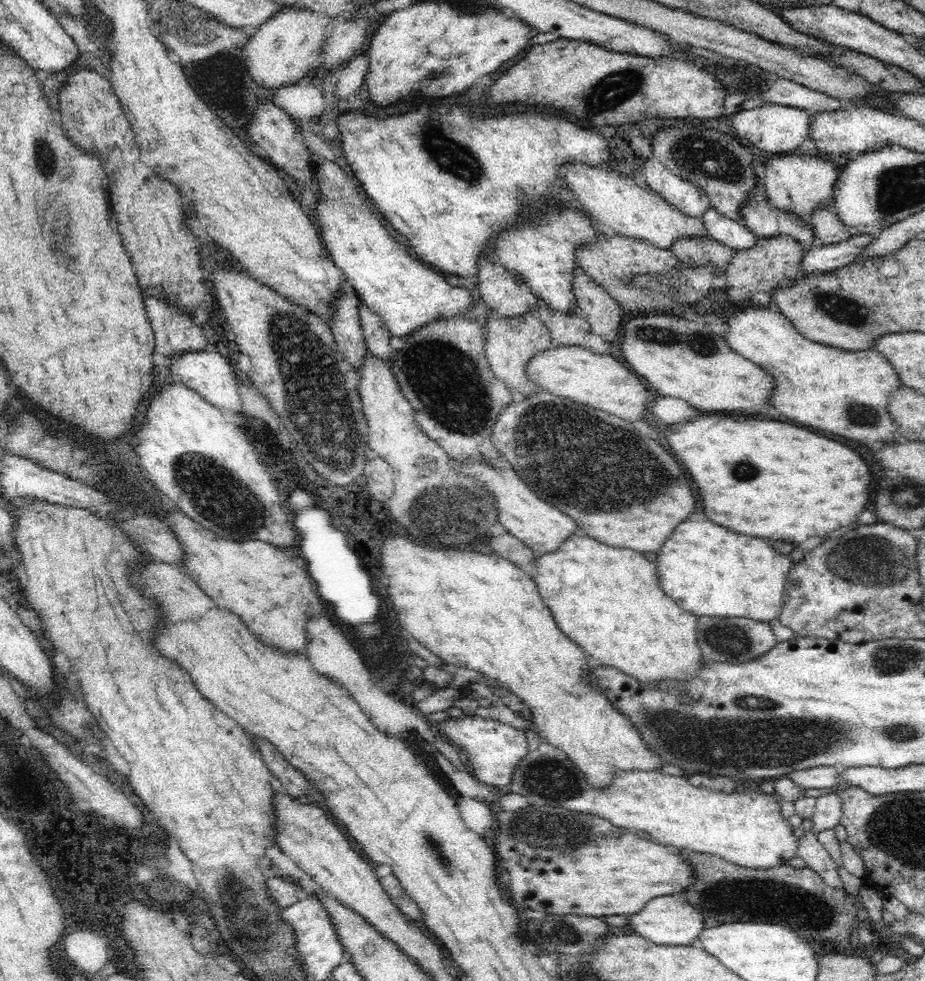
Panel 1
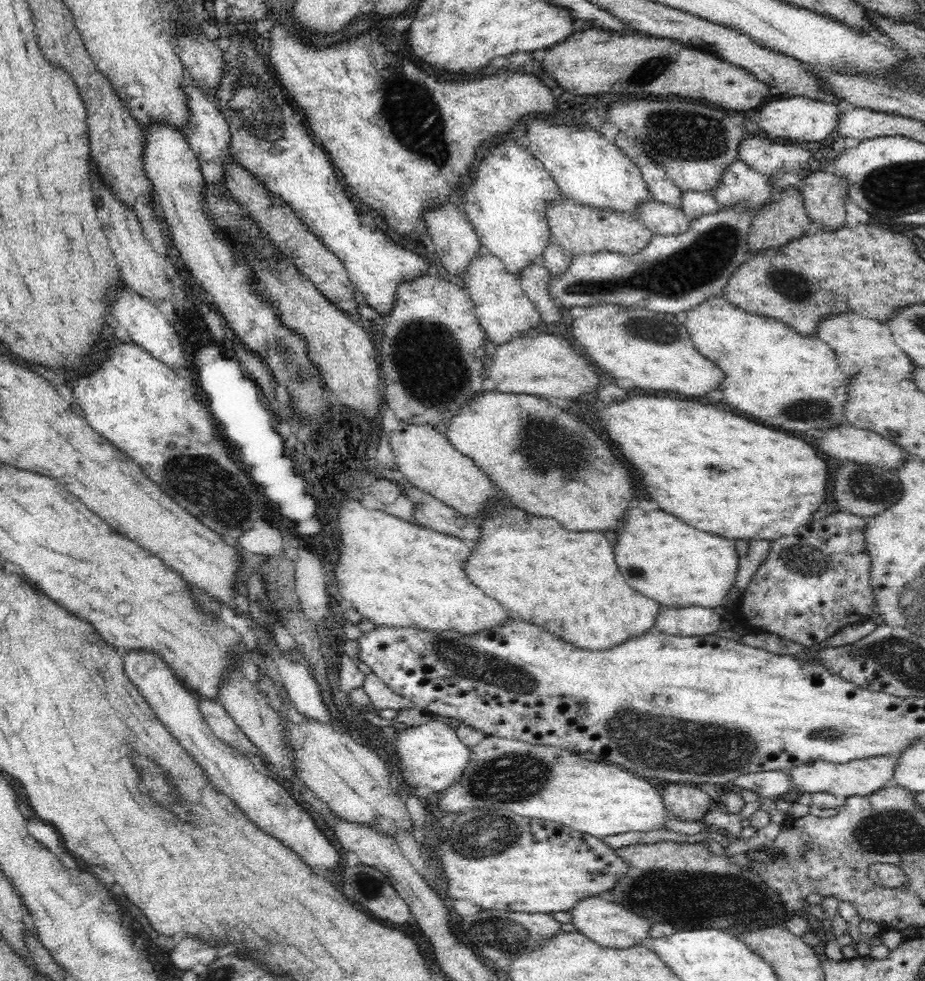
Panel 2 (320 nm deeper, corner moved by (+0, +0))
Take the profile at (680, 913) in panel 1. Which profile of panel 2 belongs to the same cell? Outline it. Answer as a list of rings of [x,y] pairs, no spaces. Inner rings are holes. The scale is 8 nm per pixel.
[[[599,896],[582,899],[569,911],[572,914],[574,928],[592,942],[606,948],[622,949],[639,945],[644,938],[649,936],[650,920],[646,920],[632,910],[618,906],[614,902],[608,902]]]

